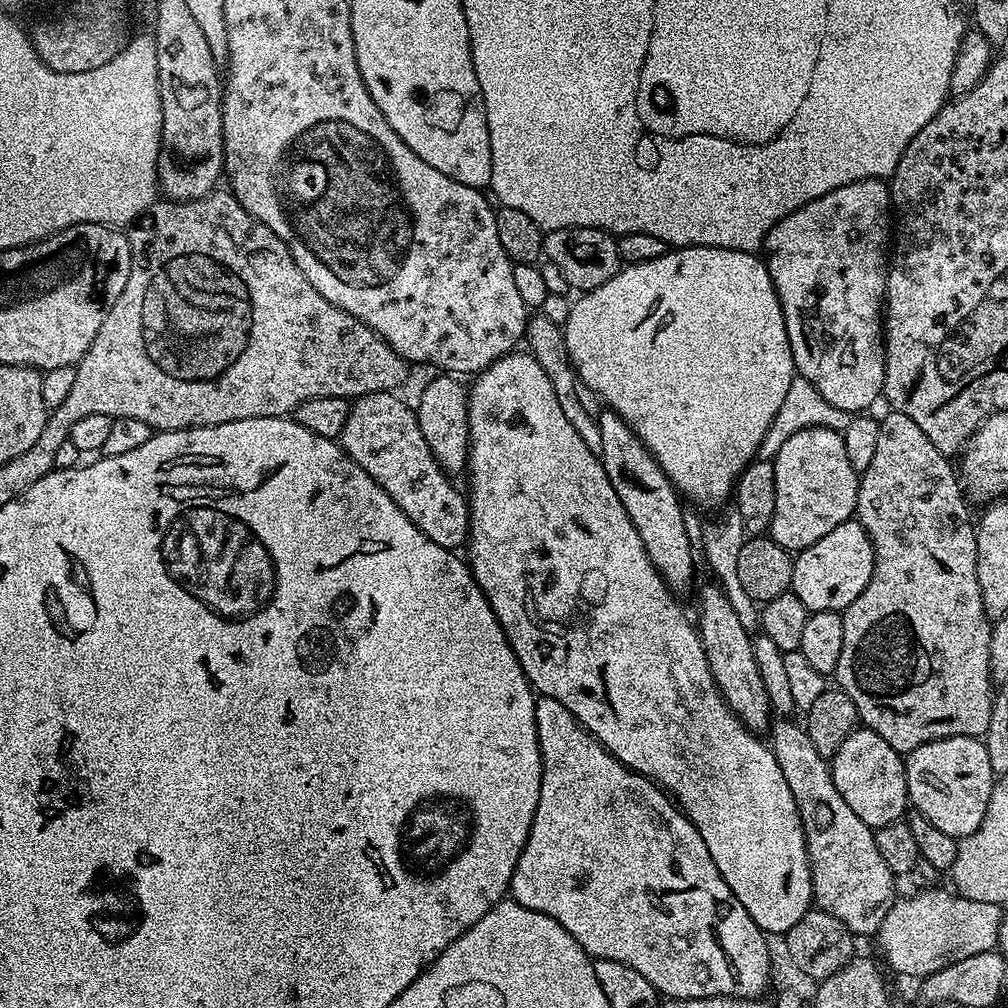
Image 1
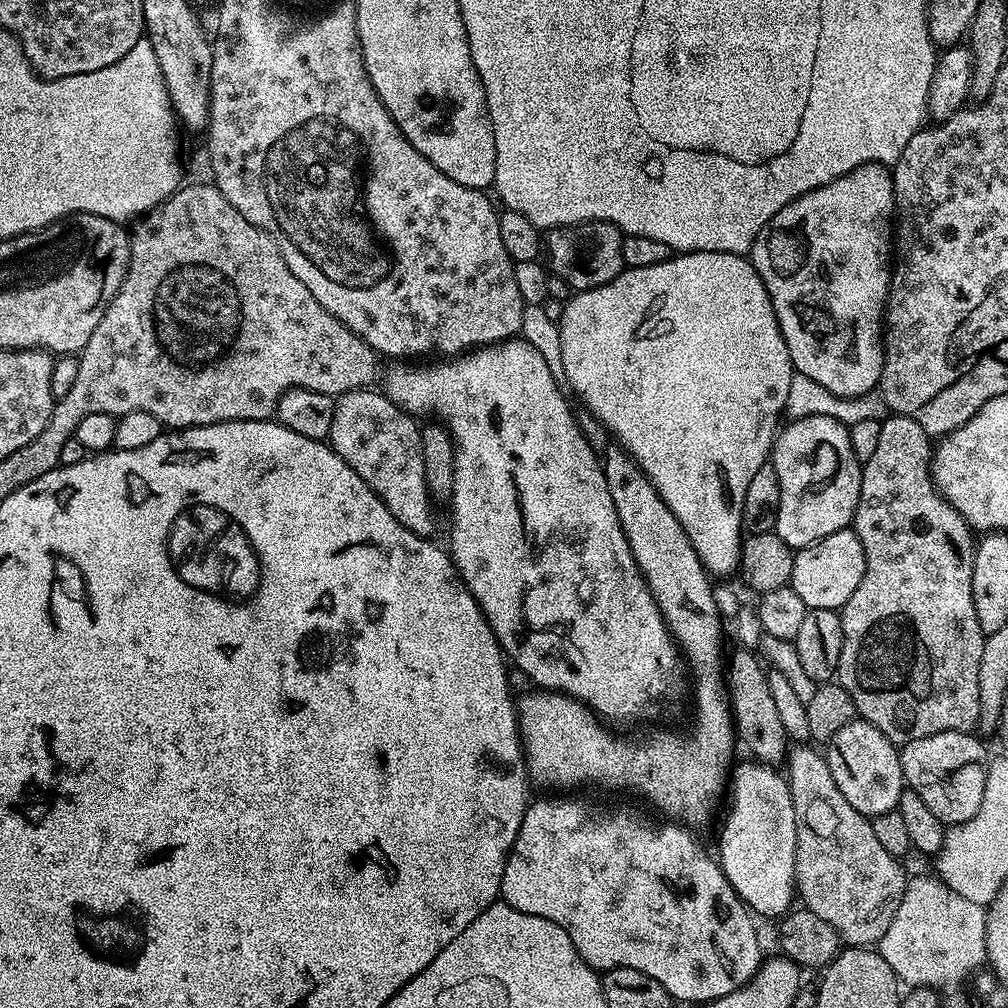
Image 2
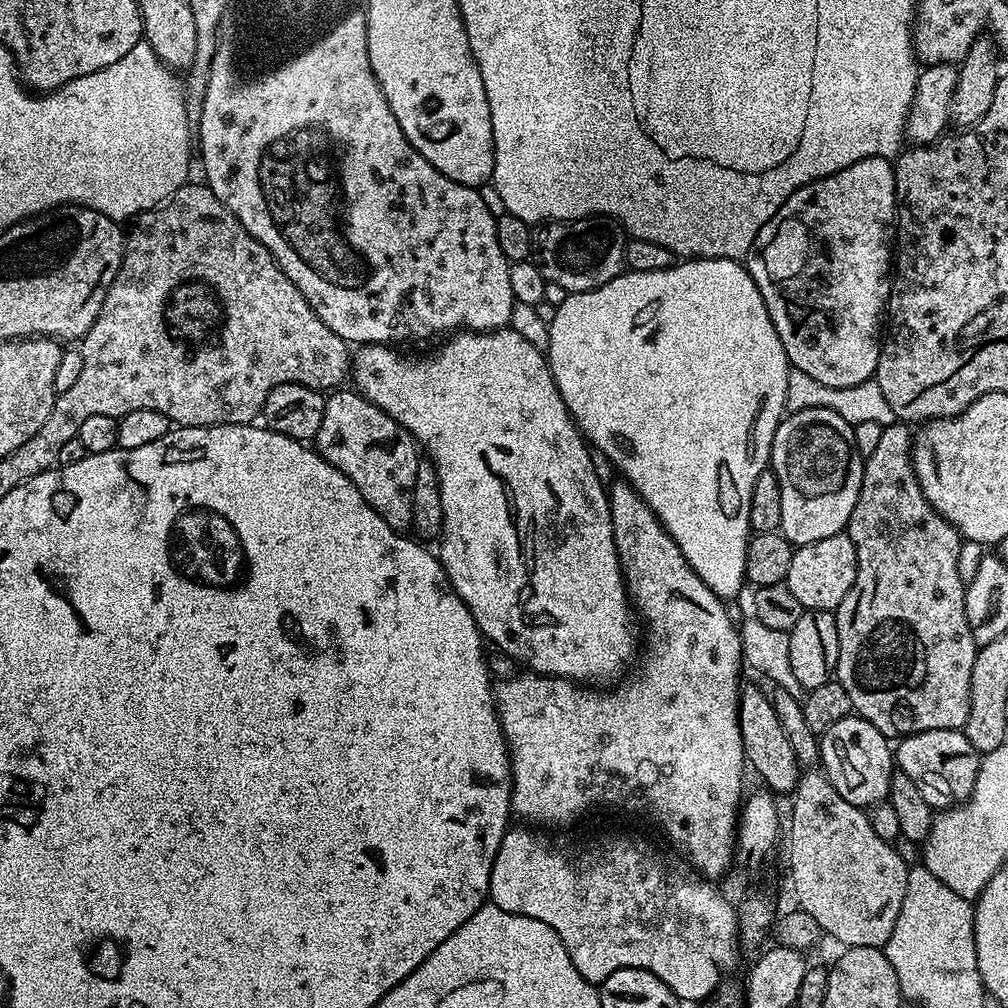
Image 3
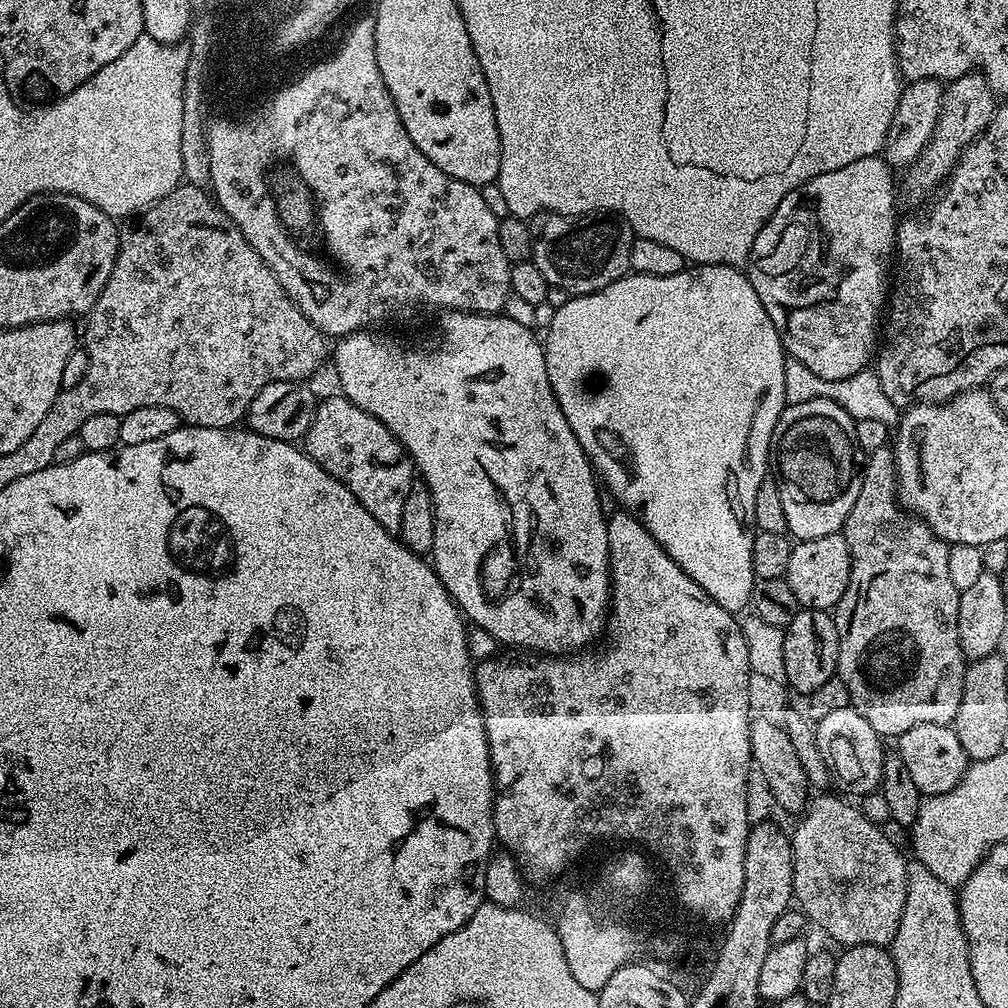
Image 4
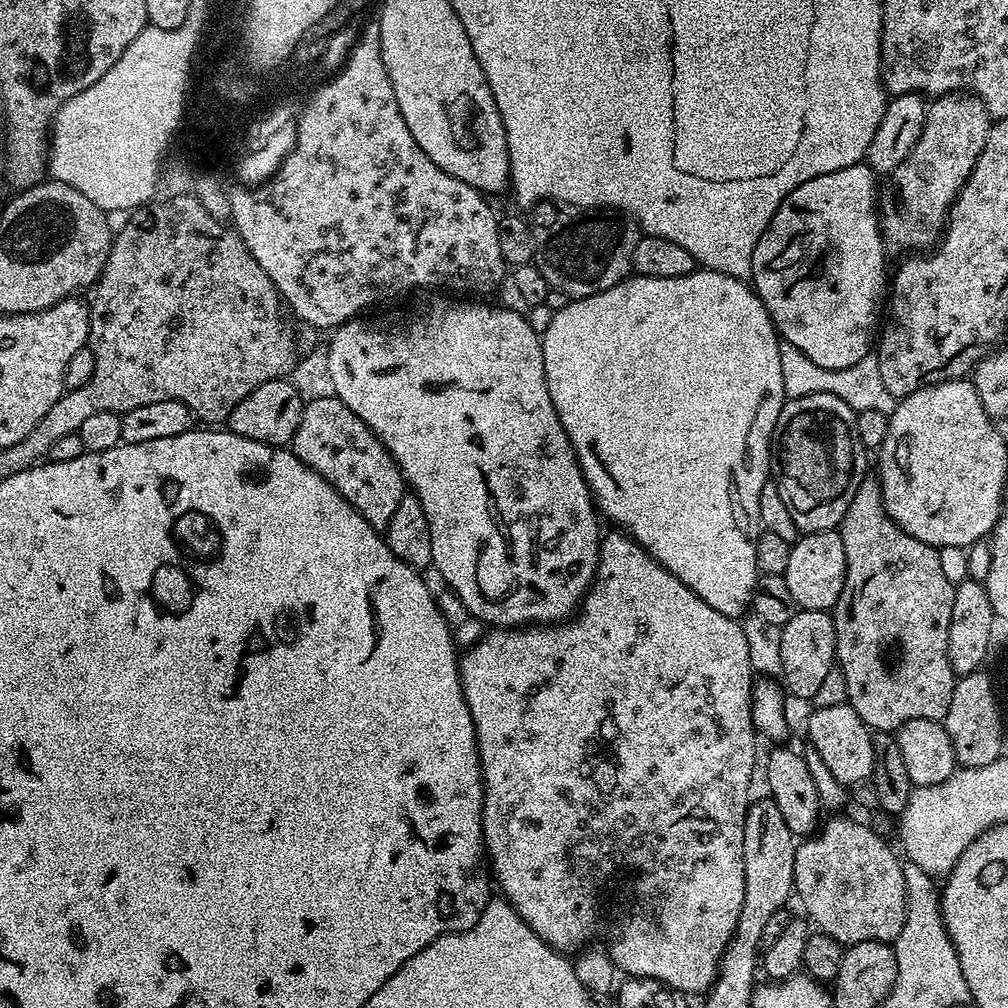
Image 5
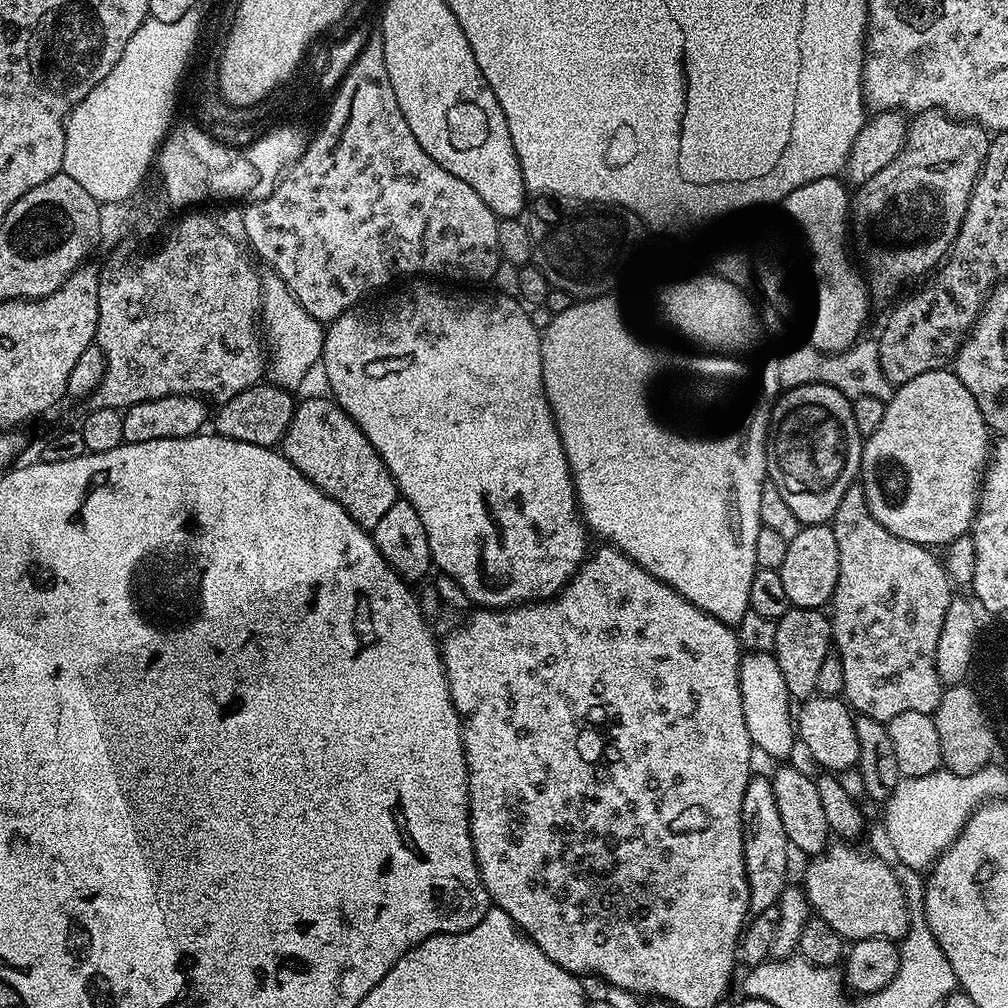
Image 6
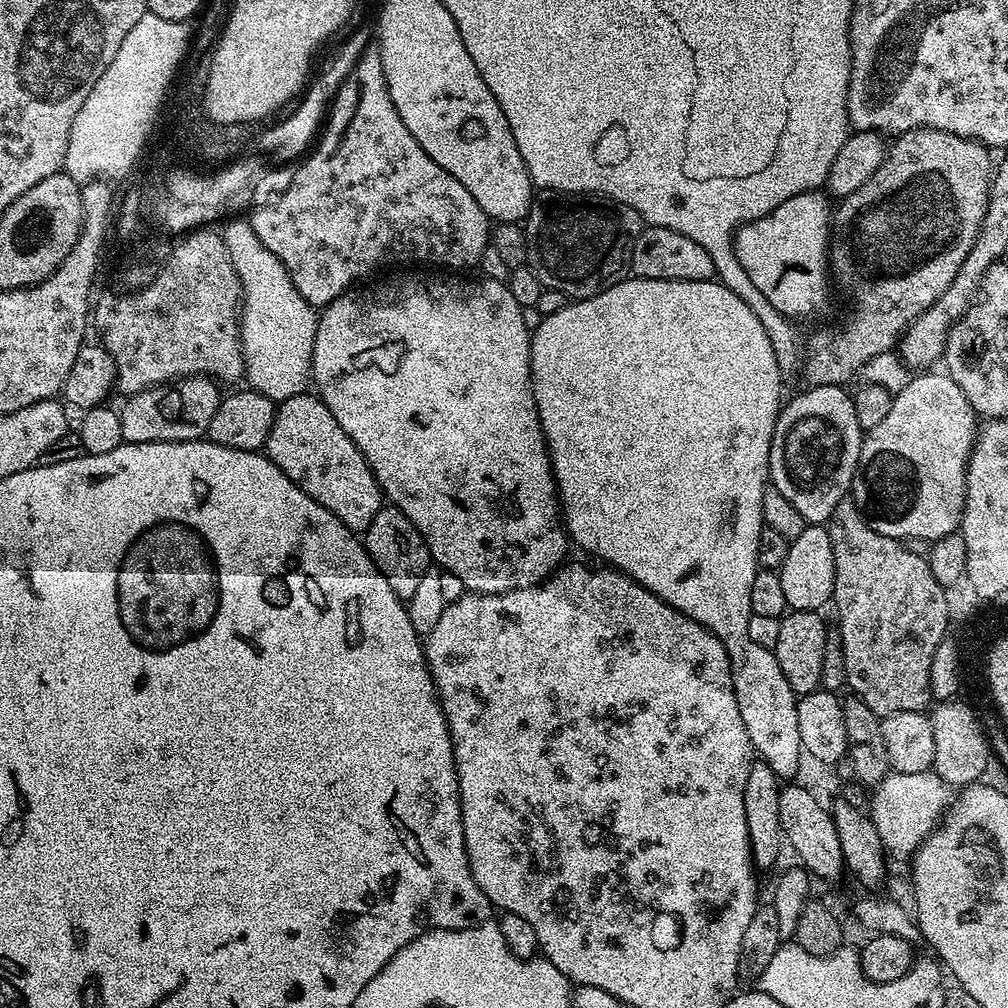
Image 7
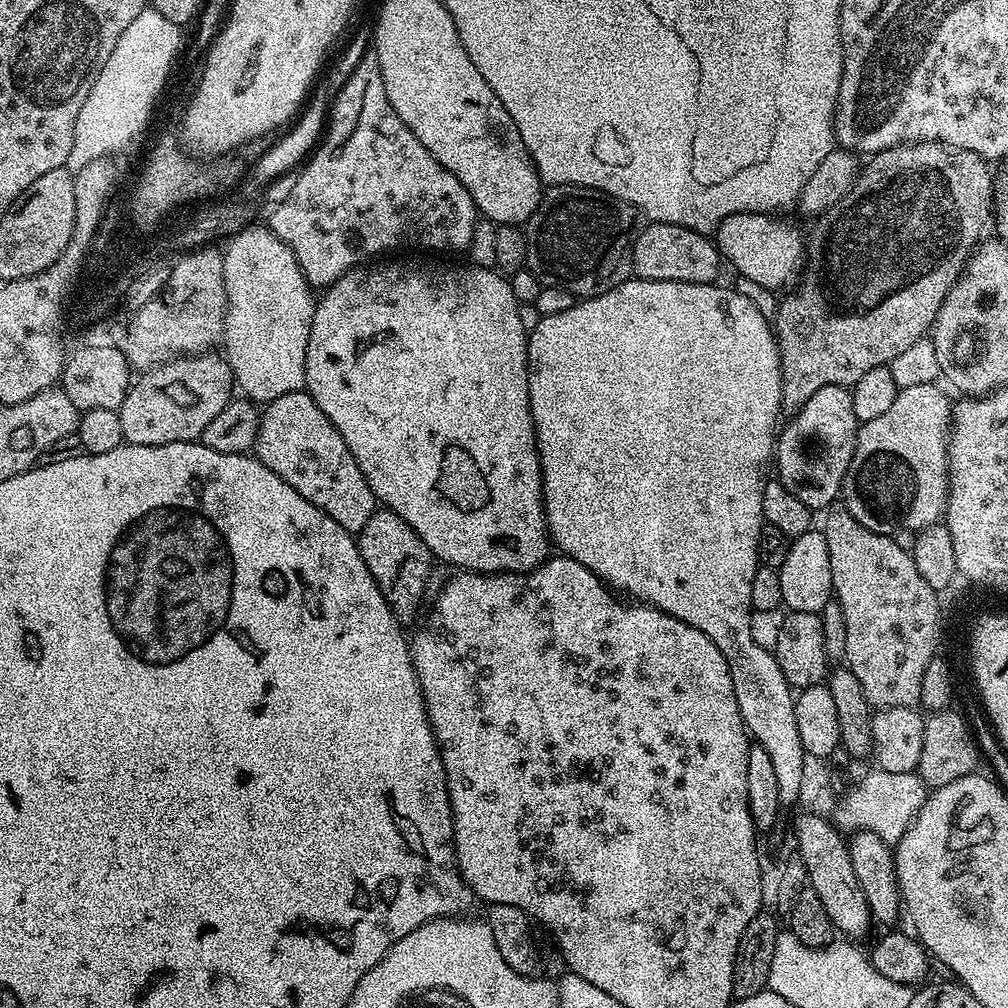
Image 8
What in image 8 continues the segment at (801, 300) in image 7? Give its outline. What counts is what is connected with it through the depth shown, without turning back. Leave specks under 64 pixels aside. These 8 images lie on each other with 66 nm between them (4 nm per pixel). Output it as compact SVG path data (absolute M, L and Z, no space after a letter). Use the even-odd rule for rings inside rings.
M767 212L730 214L722 218L714 233L714 243L721 257L727 263L729 260L743 279L773 290L787 289L801 275L806 263L805 233L800 233L790 221L778 217Z

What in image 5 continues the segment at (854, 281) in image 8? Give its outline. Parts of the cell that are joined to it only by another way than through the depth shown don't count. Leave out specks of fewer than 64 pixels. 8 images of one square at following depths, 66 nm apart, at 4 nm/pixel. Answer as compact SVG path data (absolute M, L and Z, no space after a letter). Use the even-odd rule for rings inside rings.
M947 92L945 96L935 97L927 105L924 114L924 129L908 157L892 172L887 173L885 182L878 192L878 215L880 217L880 234L889 245L896 248L928 248L941 239L948 223L948 211L962 190L964 183L970 178L974 166L978 162L978 154L982 154L982 146L986 146L988 132L993 126L986 106L972 93Z

